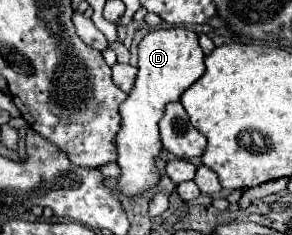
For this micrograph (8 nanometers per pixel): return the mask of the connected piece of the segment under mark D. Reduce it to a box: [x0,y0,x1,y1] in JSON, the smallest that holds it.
[116,28,204,198]

